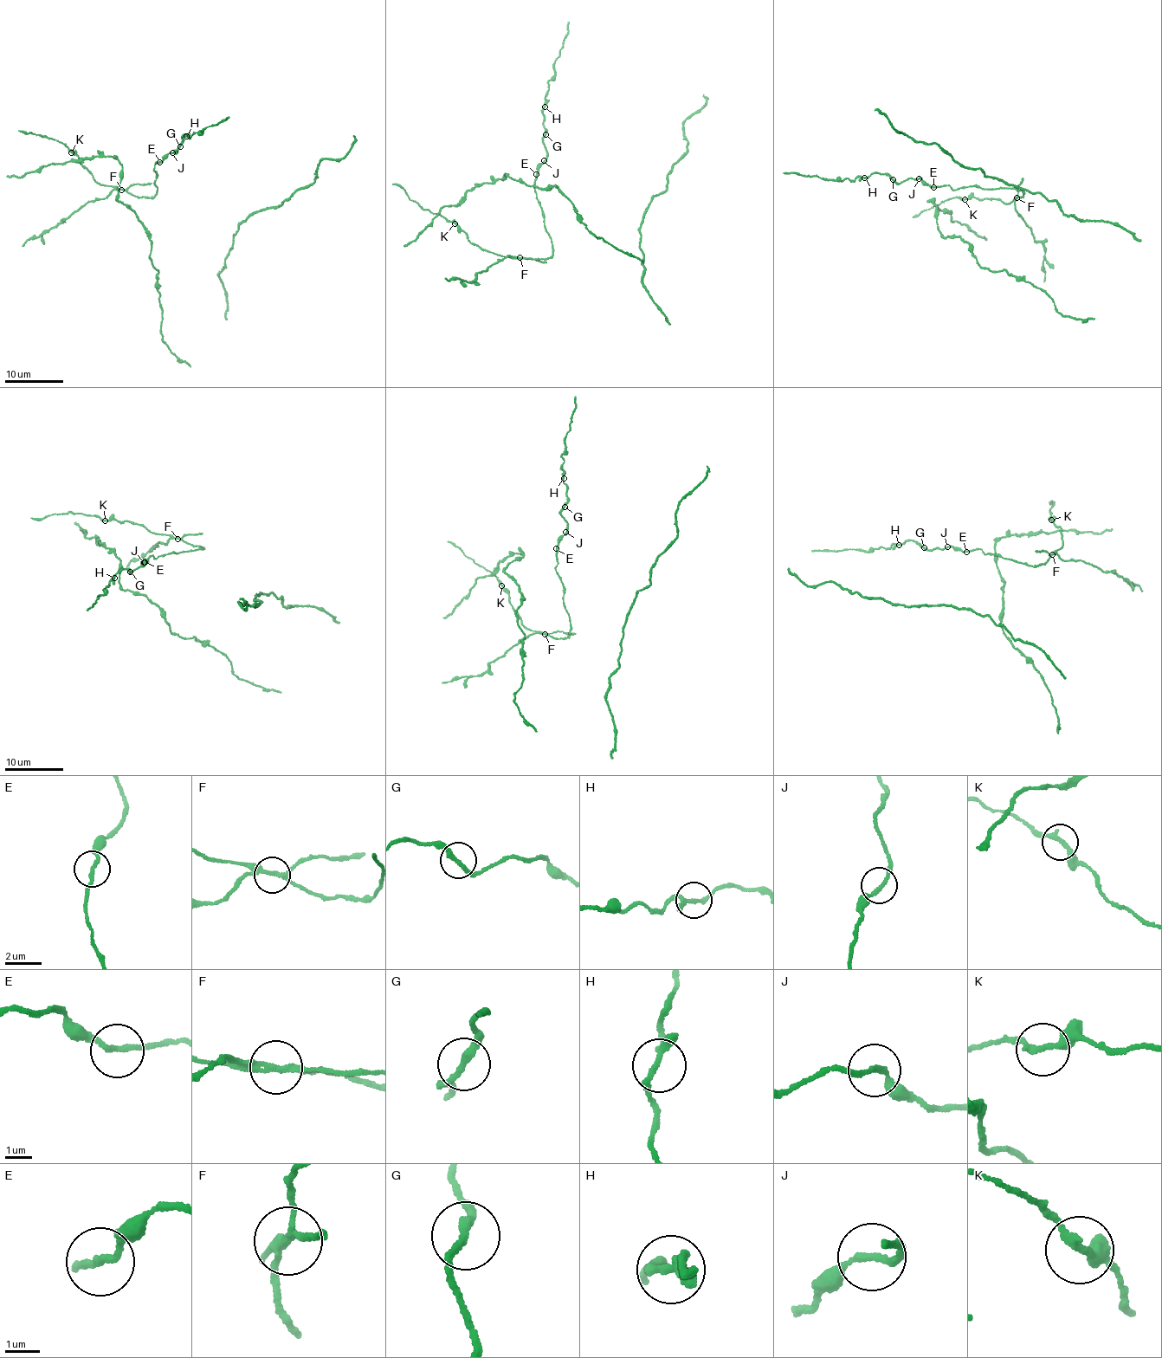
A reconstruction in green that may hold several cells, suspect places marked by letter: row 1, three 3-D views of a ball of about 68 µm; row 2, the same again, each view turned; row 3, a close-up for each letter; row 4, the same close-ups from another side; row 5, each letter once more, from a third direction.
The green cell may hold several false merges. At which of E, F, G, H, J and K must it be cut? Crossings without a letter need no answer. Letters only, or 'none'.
F

